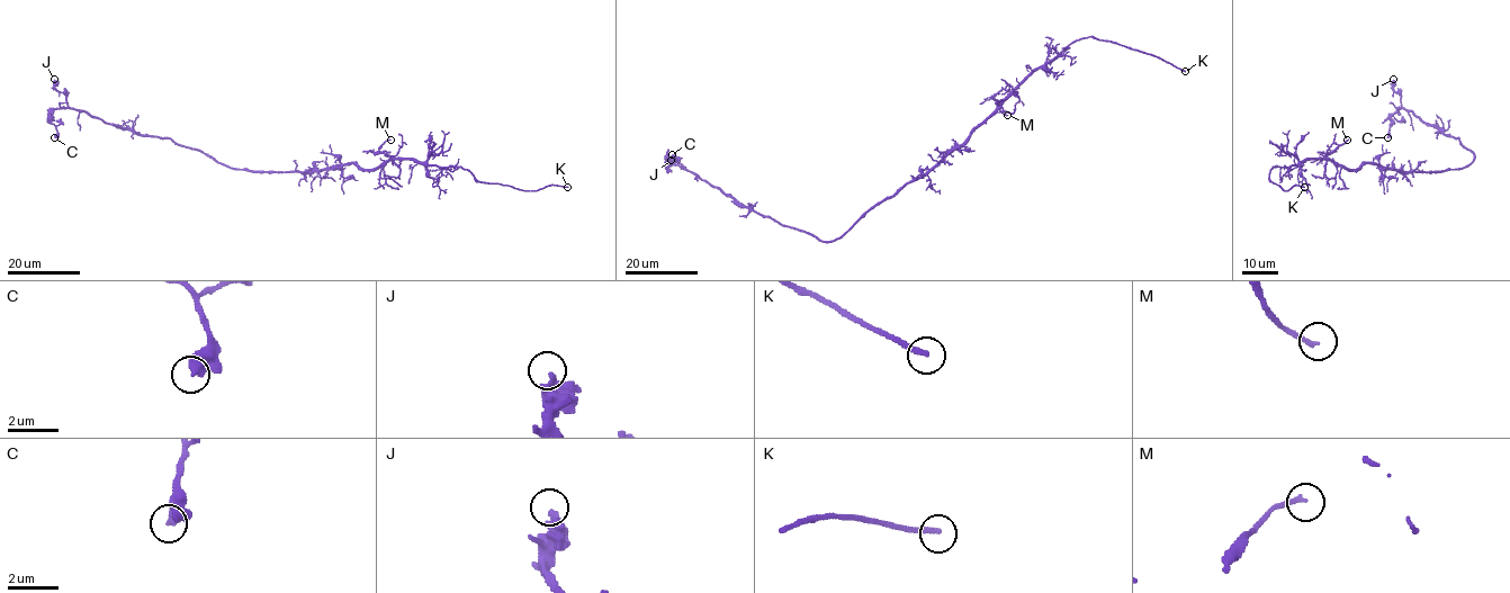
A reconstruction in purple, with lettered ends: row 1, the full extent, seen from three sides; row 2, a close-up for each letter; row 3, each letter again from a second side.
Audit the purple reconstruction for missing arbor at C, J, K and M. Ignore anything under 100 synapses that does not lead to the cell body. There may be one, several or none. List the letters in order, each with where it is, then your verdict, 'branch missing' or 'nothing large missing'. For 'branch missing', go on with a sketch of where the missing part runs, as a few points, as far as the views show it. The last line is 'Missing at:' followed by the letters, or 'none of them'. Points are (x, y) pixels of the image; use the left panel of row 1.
C: place (54, 137); nothing large missing
J: place (54, 79); nothing large missing
K: place (567, 187); branch missing; course (567, 187), (596, 190)
M: place (391, 140); nothing large missing
Missing at: K

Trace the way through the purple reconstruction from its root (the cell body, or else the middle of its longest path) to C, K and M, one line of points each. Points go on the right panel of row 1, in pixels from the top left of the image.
C: (1412, 172), (1461, 169), (1473, 160), (1473, 153), (1458, 138), (1403, 108), (1390, 117), (1387, 137)
K: (1412, 172), (1371, 163), (1345, 169), (1324, 159), (1270, 170), (1269, 179), (1284, 190), (1304, 187)
M: (1412, 172), (1398, 172), (1371, 163), (1345, 169), (1322, 154), (1331, 153), (1347, 140)

